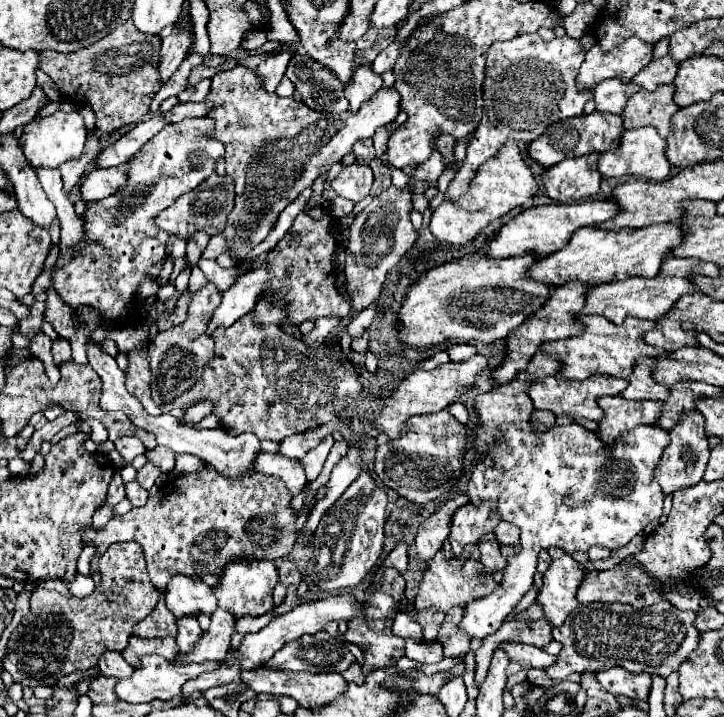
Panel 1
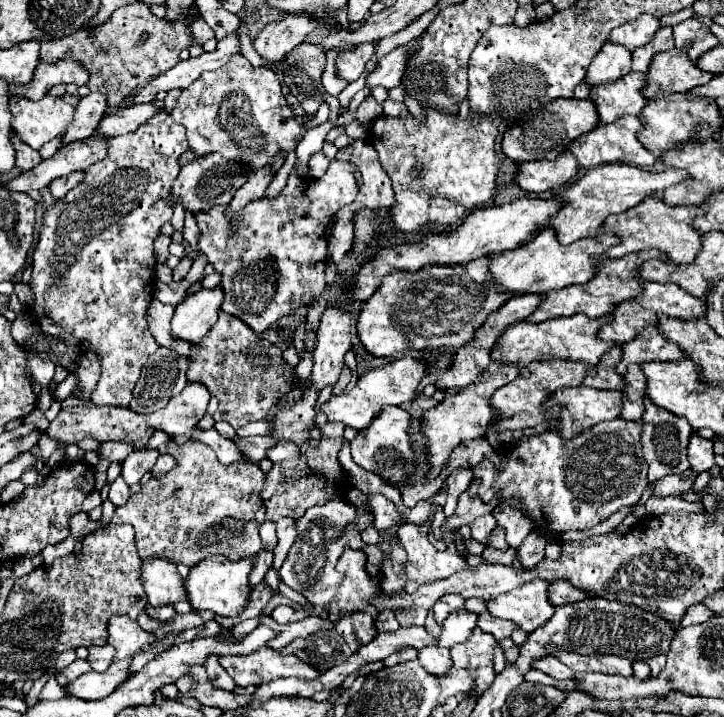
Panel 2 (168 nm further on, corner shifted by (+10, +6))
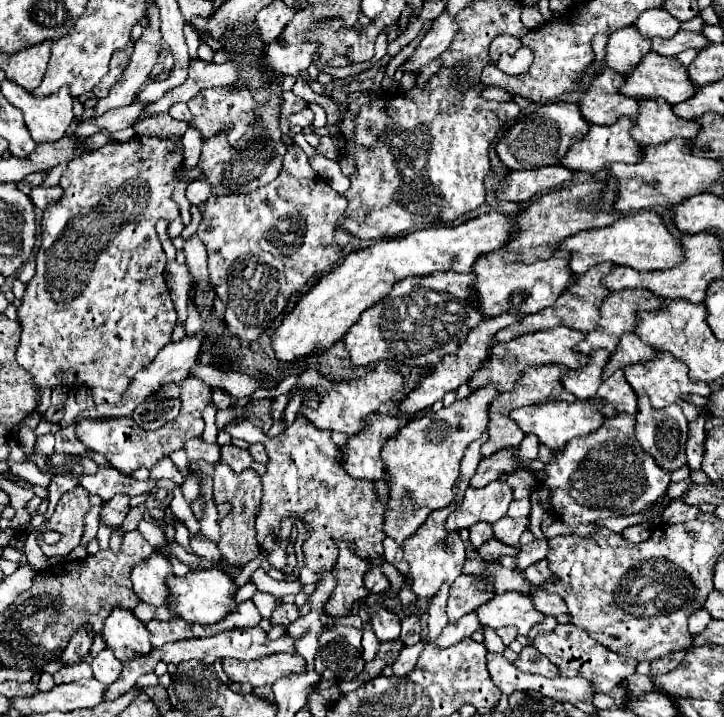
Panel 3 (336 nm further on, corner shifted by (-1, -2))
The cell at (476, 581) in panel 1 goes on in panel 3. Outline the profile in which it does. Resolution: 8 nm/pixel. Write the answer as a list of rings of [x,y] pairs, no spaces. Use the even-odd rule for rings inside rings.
[[[454,504],[432,512],[432,516],[428,516],[428,520],[418,528],[416,536],[412,536],[404,546],[404,560],[410,564],[412,592],[416,596],[434,596],[440,590],[440,584],[444,584],[444,580],[454,582],[462,574],[462,566],[466,560],[466,548],[458,532],[448,532],[444,528],[444,522],[452,510],[454,510]],[[440,532],[446,532],[446,534],[440,538]]]

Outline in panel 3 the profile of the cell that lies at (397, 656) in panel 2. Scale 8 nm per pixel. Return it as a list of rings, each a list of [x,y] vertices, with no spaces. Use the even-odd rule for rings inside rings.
[[[418,642],[414,646],[404,646],[398,660],[392,664],[392,670],[396,676],[406,676],[408,672],[412,672],[412,668],[416,668],[416,660],[424,650],[424,642]]]

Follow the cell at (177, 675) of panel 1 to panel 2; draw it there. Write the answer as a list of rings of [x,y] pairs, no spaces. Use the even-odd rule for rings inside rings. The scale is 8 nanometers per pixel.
[[[113,660],[107,672],[89,670],[81,674],[77,680],[69,682],[65,690],[69,696],[77,696],[81,700],[101,700],[109,696],[109,692],[113,692],[113,688],[117,688],[117,684],[125,680],[125,676],[129,676],[129,662],[131,660]]]

